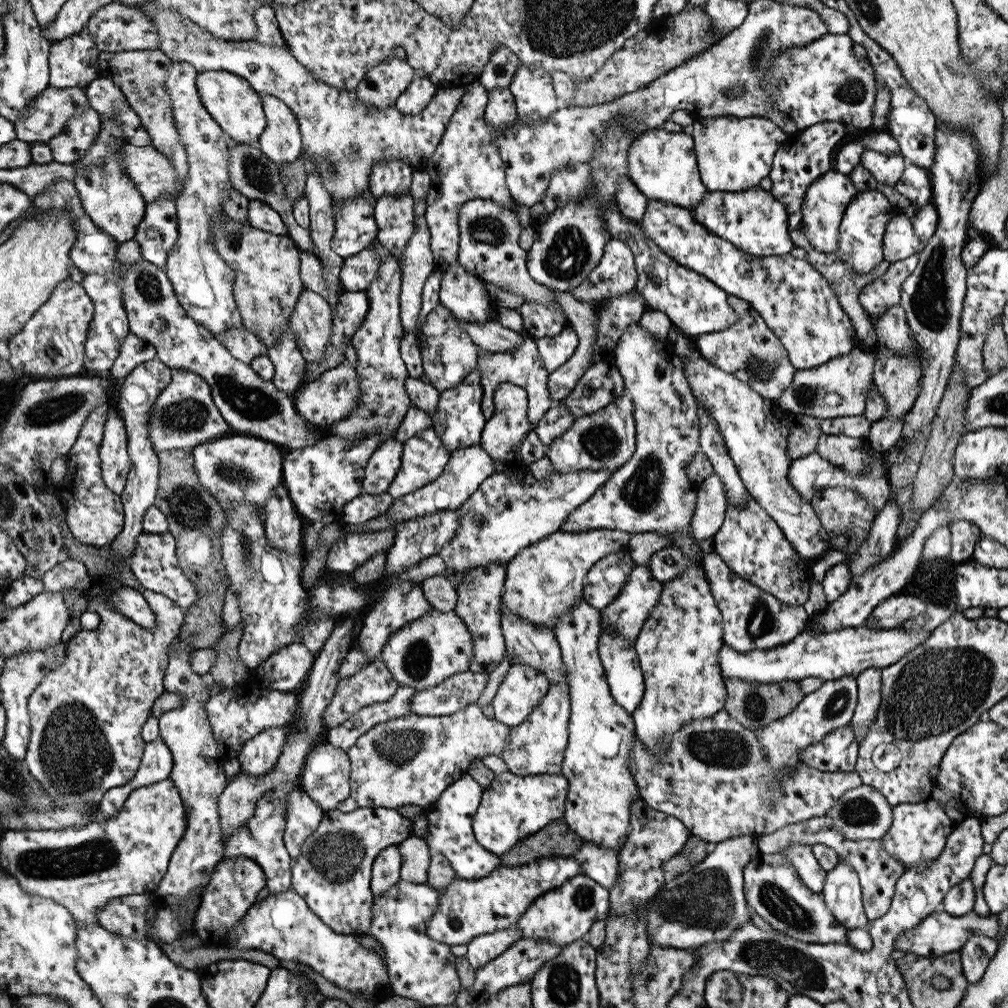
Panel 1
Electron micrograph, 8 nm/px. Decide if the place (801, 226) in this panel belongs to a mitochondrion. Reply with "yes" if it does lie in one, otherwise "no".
no

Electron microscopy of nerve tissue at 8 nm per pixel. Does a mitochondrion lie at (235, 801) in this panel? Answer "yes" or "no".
yes

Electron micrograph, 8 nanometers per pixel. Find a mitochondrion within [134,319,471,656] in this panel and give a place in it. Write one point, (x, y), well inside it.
(247, 400)

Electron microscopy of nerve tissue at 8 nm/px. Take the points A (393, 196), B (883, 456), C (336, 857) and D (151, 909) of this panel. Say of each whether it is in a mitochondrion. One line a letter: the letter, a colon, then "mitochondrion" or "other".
A: other
B: other
C: mitochondrion
D: other

